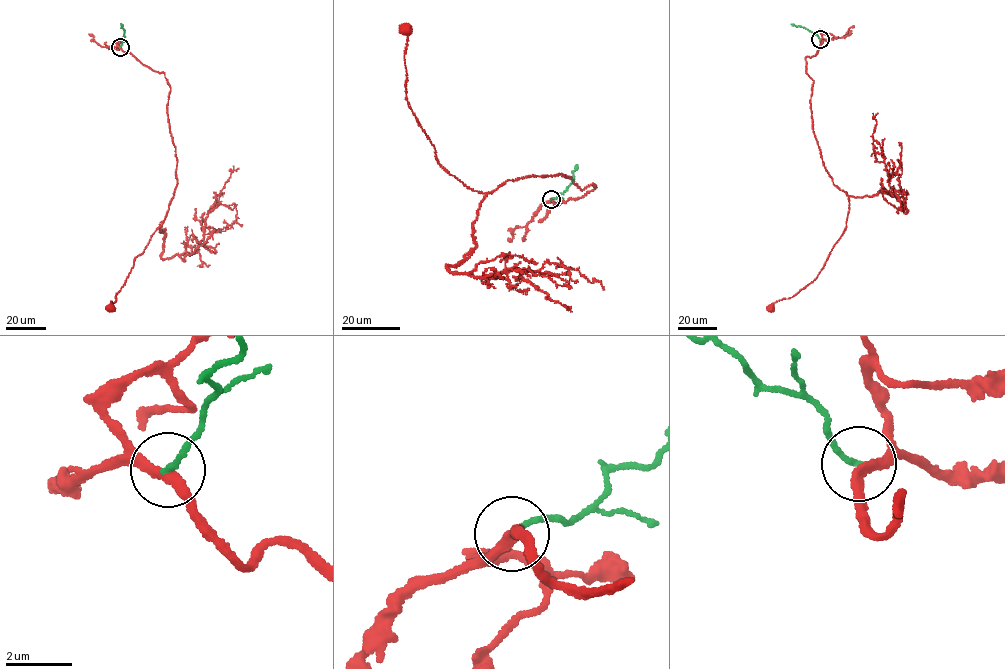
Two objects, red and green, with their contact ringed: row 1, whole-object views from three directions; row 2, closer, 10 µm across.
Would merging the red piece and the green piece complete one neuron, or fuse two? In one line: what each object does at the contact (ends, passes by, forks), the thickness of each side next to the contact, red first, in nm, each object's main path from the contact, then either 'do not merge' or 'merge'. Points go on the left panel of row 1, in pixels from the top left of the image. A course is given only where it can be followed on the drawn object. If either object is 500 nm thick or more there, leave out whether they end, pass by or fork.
red passes by | green ends | 280/180 nm | red via (120, 47), (152, 70), (163, 72), (170, 88), (167, 107), (177, 185), (165, 218), (135, 258), (109, 308) | green via (120, 46), (125, 36), (121, 24) | do not merge

